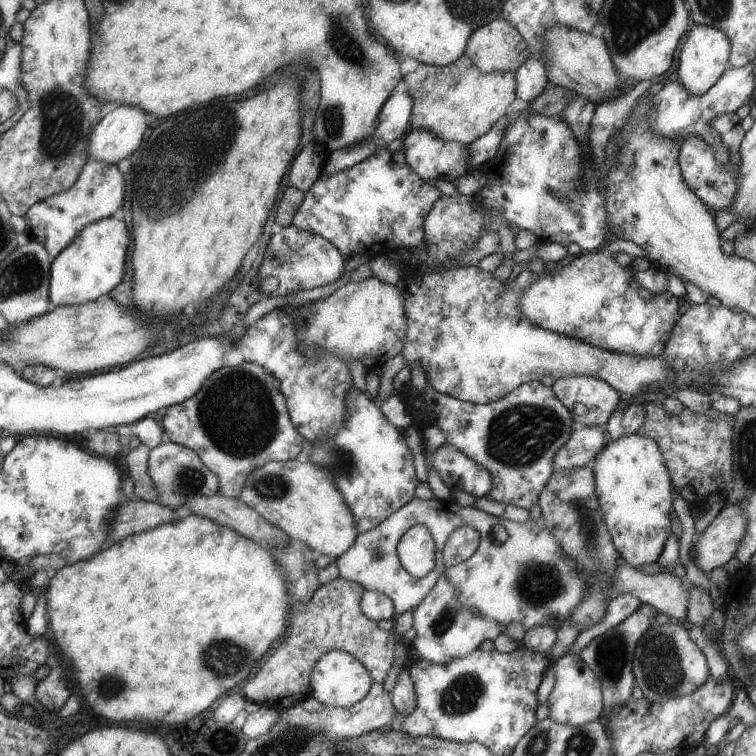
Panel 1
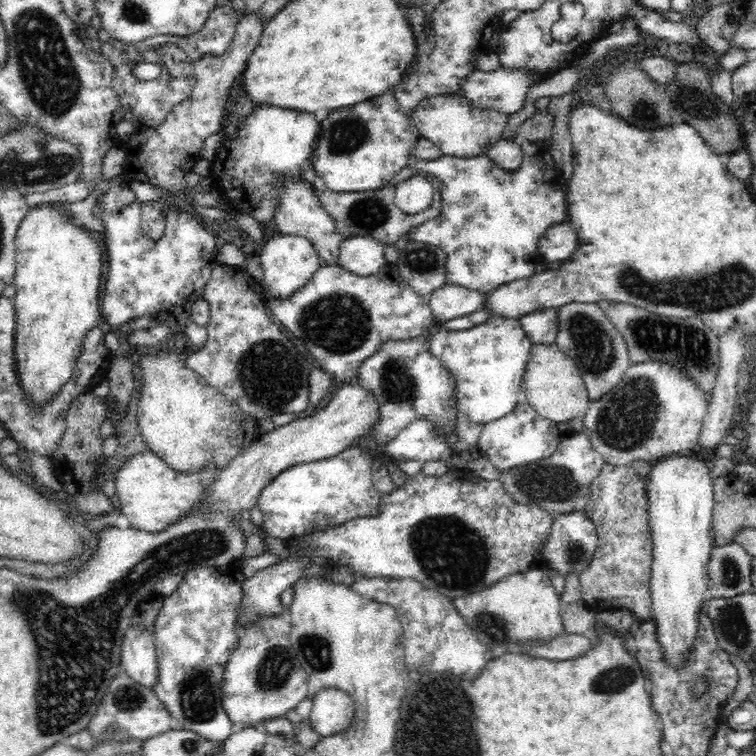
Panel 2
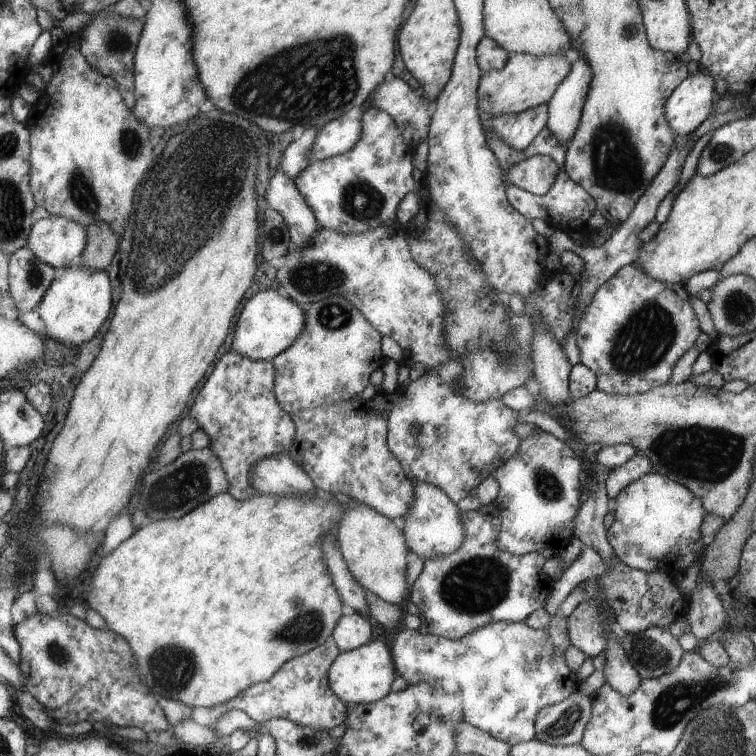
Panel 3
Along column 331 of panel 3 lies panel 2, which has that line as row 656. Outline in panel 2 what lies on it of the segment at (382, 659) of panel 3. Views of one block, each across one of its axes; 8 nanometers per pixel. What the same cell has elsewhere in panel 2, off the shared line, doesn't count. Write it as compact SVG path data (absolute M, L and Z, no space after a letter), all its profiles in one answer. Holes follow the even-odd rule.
M682 455L660 456L652 460L650 476L645 482L649 525L653 538L653 561L651 566L652 615L650 620L658 623L660 645L667 656L668 664L677 668L676 664L684 664L688 658L688 648L692 648L692 640L696 634L696 616L703 610L707 592L707 564L711 555L714 539L711 522L714 508L714 485L710 478L710 466L706 460L690 458Z

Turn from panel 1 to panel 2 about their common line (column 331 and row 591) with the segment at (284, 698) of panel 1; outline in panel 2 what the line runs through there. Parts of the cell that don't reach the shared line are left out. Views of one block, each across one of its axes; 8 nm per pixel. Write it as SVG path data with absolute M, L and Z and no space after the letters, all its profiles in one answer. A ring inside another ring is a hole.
M604 463L590 488L587 505L582 511L596 527L598 544L590 566L580 572L578 582L583 604L596 610L604 610L604 605L626 608L638 621L650 620L653 538L645 482L632 465Z

